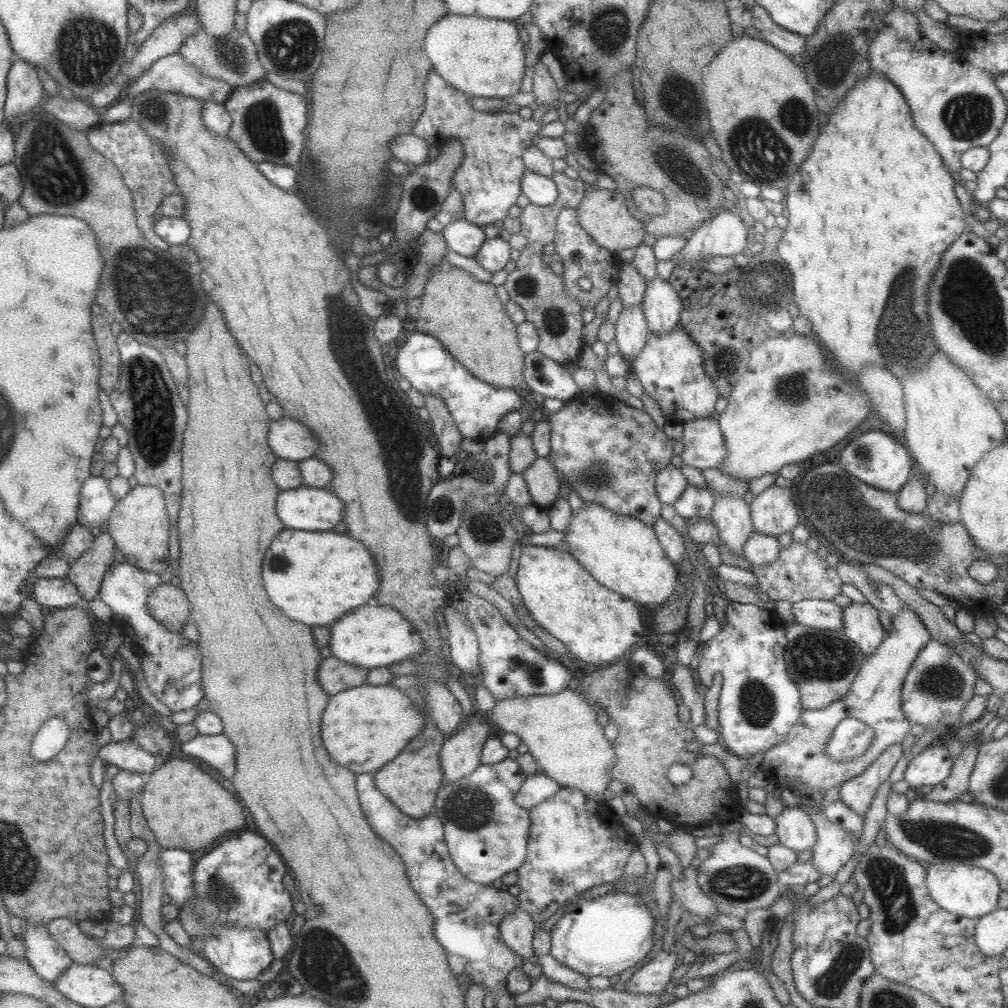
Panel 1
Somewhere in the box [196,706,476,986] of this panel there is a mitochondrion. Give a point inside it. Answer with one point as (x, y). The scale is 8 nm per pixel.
(226, 900)

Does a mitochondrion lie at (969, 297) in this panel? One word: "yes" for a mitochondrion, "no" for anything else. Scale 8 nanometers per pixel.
yes

